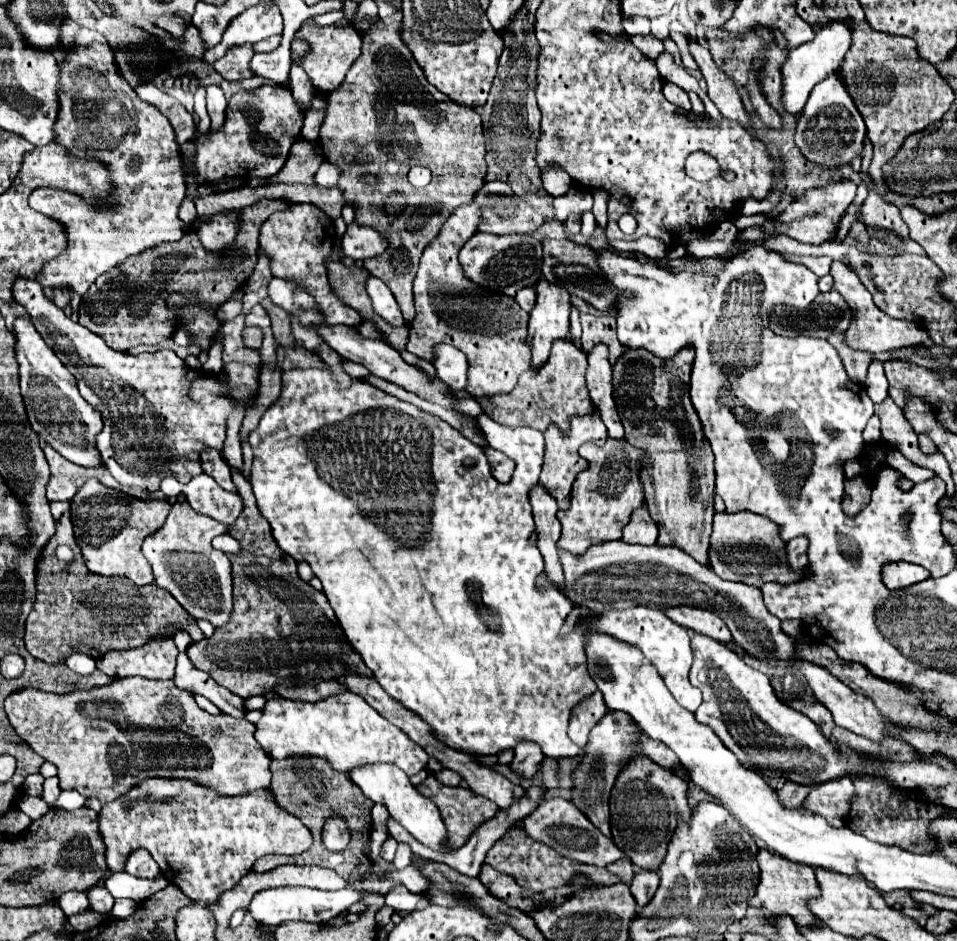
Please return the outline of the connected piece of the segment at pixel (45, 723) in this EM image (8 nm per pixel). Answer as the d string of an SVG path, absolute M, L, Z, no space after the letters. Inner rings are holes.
M122 679L132 691L128 699L120 701L120 681L112 681L106 687L90 691L72 691L68 695L44 693L40 689L22 689L12 693L4 701L4 709L16 733L46 761L54 763L58 769L58 779L62 789L76 789L84 797L96 797L100 803L110 803L122 793L128 793L134 785L148 777L166 779L190 779L196 785L212 787L218 795L234 797L256 789L268 789L270 785L270 757L254 739L254 725L246 719L234 719L230 715L208 715L202 711L194 695L178 697L180 691L174 681L146 681L136 683L136 679Z

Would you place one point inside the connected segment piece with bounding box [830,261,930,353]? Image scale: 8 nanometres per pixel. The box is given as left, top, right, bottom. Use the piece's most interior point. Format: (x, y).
(872, 331)

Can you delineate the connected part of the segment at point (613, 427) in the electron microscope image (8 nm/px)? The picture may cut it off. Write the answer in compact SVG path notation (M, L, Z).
M598 343L588 353L586 385L588 385L590 399L602 417L602 423L608 427L608 437L624 439L624 429L612 395L612 365L608 361L608 347L604 343Z

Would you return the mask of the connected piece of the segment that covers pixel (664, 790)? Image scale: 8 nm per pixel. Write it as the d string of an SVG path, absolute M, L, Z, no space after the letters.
M646 757L630 761L618 775L610 793L612 841L640 869L656 871L666 857L666 845L676 831L678 819L690 821L692 807L688 805L688 783L676 773L654 765Z

